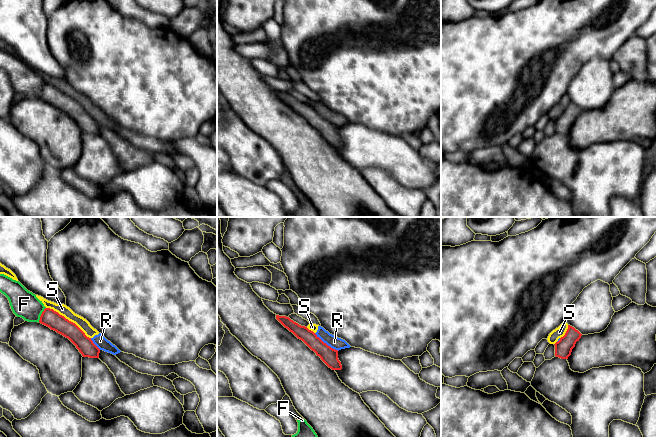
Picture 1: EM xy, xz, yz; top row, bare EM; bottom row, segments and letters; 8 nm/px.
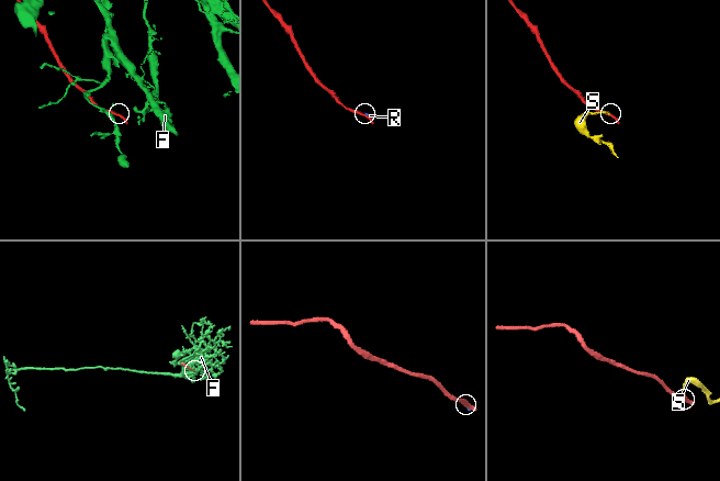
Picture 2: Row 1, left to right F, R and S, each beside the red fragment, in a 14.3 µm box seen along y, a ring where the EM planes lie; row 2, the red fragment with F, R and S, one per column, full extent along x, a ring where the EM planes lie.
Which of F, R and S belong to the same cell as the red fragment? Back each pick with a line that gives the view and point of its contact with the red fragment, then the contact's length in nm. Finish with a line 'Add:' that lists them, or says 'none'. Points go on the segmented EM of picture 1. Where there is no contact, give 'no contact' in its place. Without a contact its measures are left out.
Add: none

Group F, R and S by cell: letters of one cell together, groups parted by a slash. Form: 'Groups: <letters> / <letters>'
Groups: F / R S

